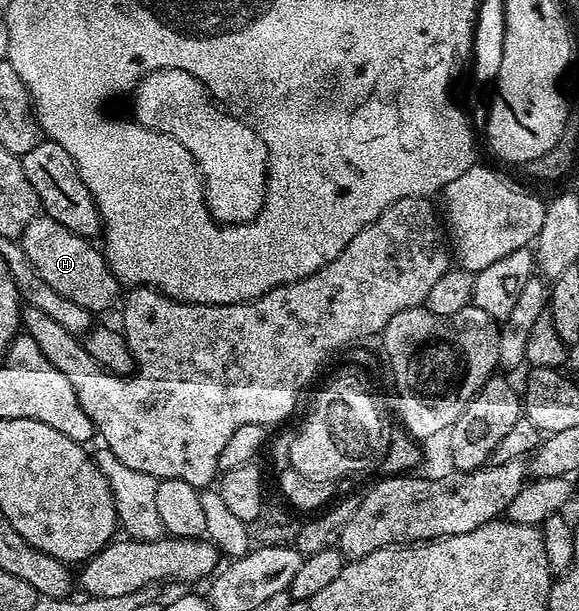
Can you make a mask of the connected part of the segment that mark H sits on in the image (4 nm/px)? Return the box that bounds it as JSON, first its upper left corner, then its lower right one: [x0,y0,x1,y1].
[18,215,122,315]

